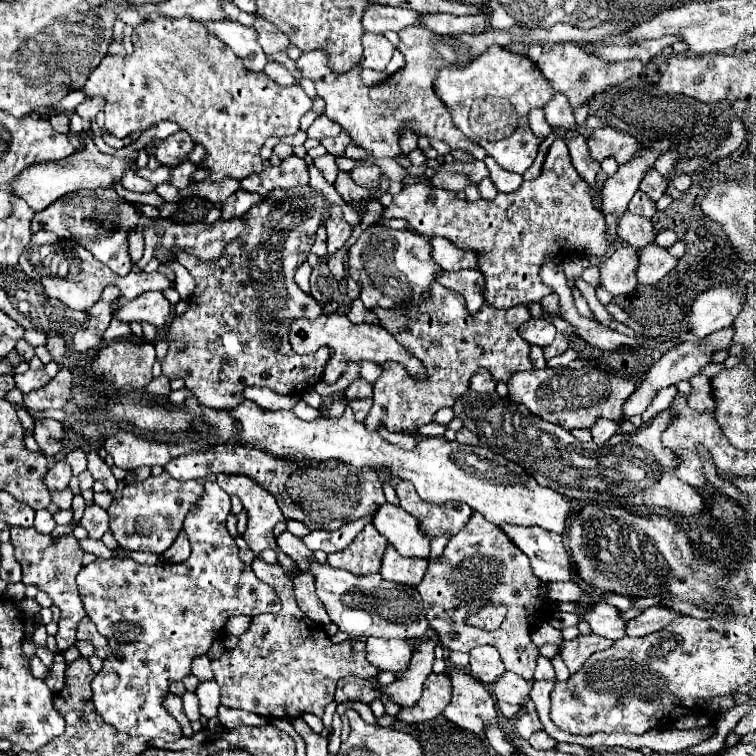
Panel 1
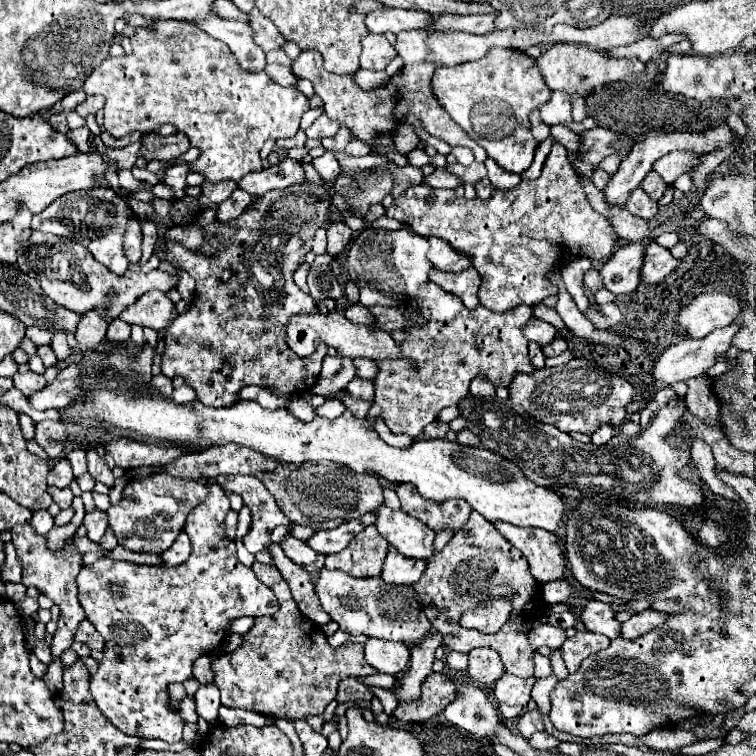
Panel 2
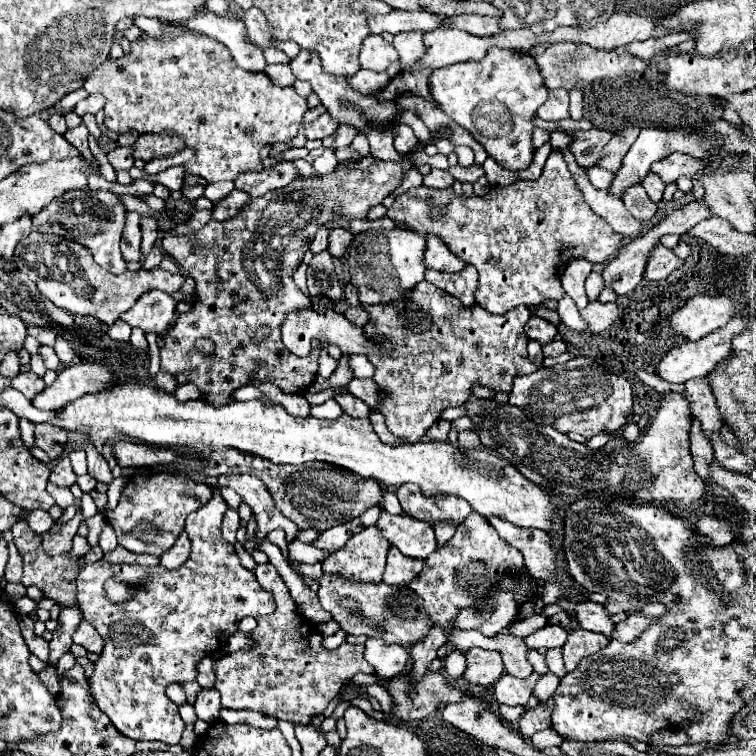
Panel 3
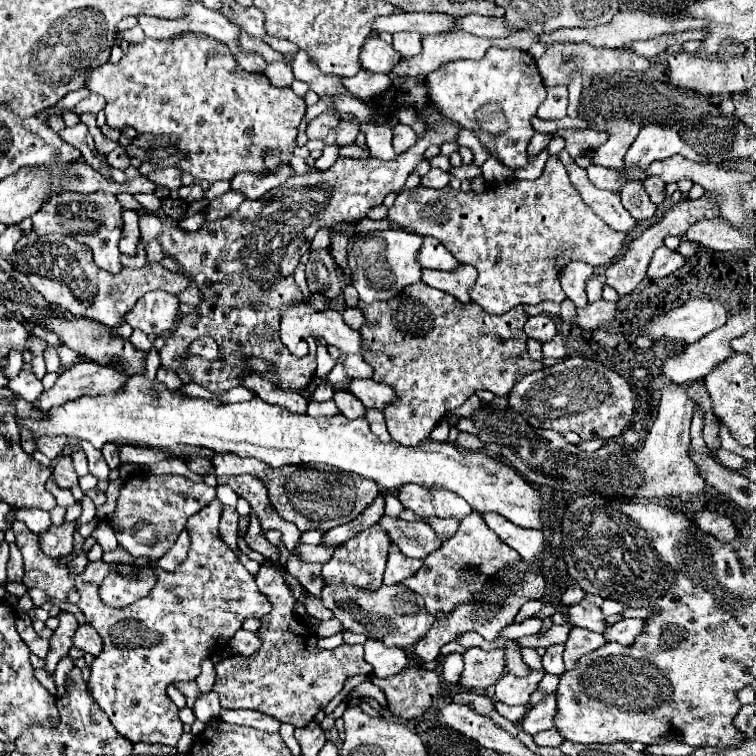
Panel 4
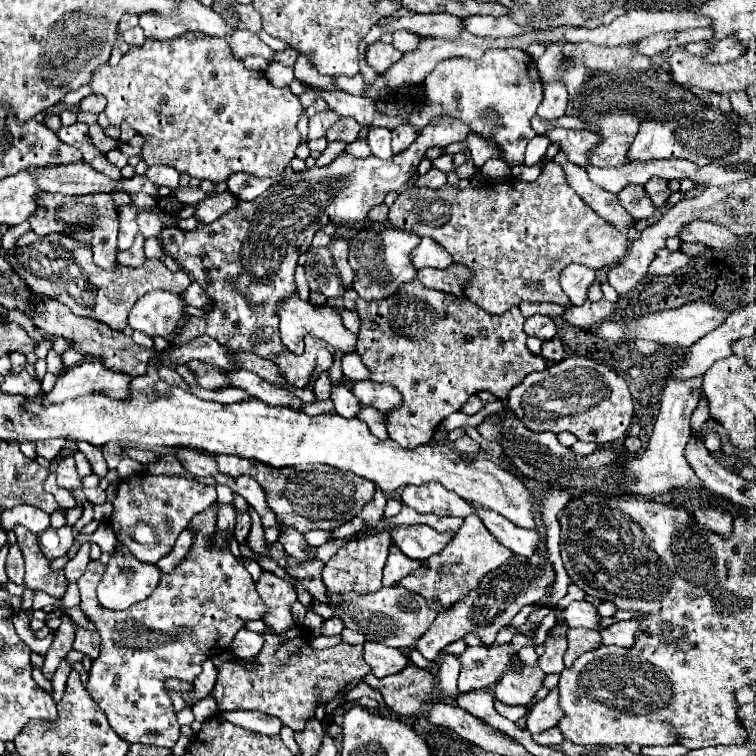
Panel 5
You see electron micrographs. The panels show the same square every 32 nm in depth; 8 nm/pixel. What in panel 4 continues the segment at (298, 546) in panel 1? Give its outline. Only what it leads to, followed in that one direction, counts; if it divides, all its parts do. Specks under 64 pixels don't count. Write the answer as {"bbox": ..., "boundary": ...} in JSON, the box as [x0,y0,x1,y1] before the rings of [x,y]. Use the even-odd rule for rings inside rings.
{"bbox":[300,544,334,562],"boundary":[[[300,544],[302,550],[302,558],[304,560],[314,560],[314,562],[328,562],[334,554],[334,548],[332,546],[308,546],[308,544]]]}

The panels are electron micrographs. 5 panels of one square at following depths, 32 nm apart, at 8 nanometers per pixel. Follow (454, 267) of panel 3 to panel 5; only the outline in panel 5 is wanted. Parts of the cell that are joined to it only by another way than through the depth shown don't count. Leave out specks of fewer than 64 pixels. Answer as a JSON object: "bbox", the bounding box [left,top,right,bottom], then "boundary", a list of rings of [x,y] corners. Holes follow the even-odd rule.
{"bbox":[410,238,452,268],"boundary":[[[422,238],[412,250],[410,260],[414,268],[448,268],[452,264],[452,258],[448,258],[444,248],[440,248],[432,238]]]}

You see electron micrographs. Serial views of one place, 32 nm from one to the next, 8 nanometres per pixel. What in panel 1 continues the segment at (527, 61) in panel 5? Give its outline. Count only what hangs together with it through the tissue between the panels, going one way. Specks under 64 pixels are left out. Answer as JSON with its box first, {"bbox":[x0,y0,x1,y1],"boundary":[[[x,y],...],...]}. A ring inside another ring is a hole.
{"bbox":[434,46,554,174],"boundary":[[[492,46],[464,68],[442,68],[434,80],[434,90],[452,114],[454,124],[472,142],[478,142],[504,170],[524,174],[530,168],[542,140],[532,134],[528,112],[530,108],[548,104],[554,88],[528,56]]]}

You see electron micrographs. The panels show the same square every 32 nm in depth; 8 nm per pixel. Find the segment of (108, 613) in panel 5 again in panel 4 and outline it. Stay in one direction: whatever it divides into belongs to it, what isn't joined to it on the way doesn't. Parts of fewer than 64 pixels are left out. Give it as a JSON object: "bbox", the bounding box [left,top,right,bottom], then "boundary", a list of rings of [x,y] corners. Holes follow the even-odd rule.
{"bbox":[78,500,272,746],"boundary":[[[214,500],[208,508],[190,516],[186,524],[192,538],[192,550],[188,558],[174,572],[164,572],[162,568],[156,568],[156,588],[152,588],[152,592],[144,600],[138,600],[128,608],[108,608],[100,604],[98,586],[108,572],[106,562],[88,562],[84,574],[78,576],[78,608],[84,612],[86,620],[96,628],[96,632],[102,638],[102,652],[90,666],[92,674],[88,680],[88,692],[92,694],[96,704],[106,712],[116,732],[120,732],[130,742],[176,746],[176,742],[182,736],[182,722],[178,720],[178,708],[166,693],[168,684],[174,680],[194,680],[200,674],[200,662],[224,648],[230,642],[230,638],[242,628],[242,622],[246,618],[262,618],[272,610],[267,597],[258,592],[254,576],[240,564],[238,556],[220,540],[220,512],[222,504],[220,500]]]}

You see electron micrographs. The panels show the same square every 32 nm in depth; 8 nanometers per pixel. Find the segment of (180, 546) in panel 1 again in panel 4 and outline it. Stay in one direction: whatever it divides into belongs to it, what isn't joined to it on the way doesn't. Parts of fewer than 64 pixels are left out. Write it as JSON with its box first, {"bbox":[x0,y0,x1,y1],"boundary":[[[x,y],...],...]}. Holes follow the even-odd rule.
{"bbox":[156,530,190,572],"boundary":[[[184,530],[184,532],[178,536],[176,544],[172,546],[172,550],[170,550],[168,554],[164,554],[164,556],[156,562],[156,566],[158,566],[158,568],[164,568],[166,572],[172,572],[172,570],[186,558],[188,548],[190,548],[190,536],[188,536],[188,532]]]}

